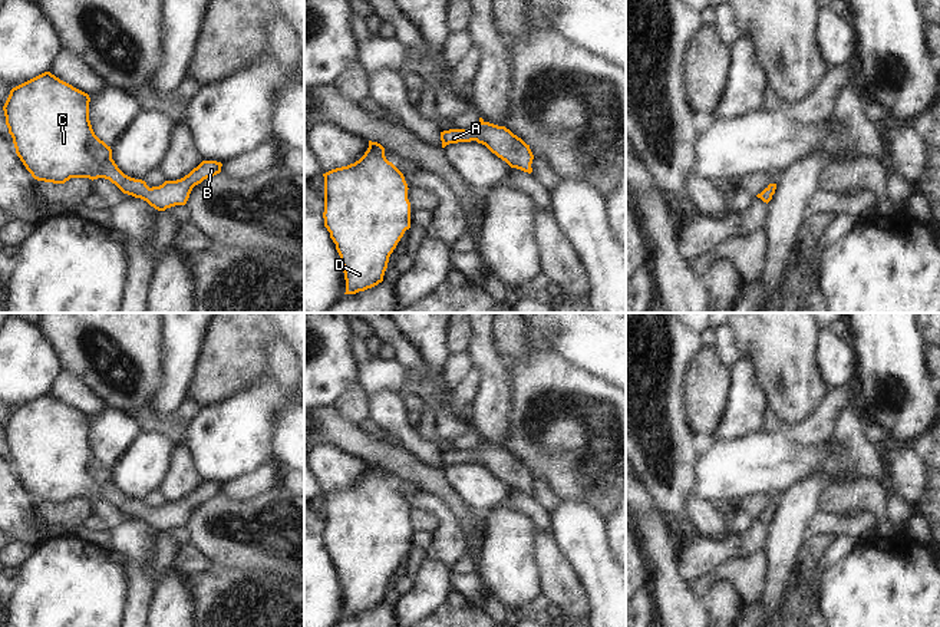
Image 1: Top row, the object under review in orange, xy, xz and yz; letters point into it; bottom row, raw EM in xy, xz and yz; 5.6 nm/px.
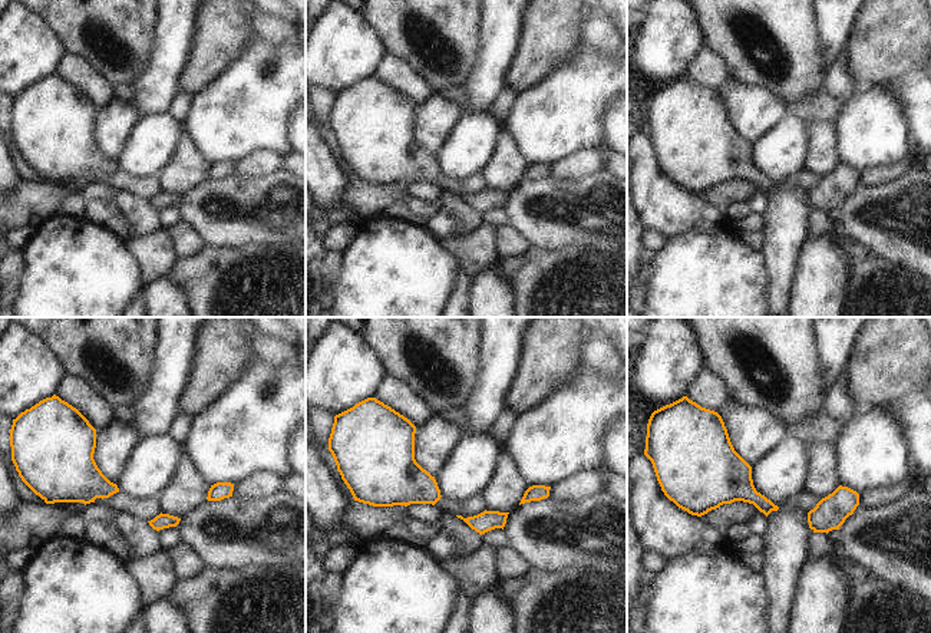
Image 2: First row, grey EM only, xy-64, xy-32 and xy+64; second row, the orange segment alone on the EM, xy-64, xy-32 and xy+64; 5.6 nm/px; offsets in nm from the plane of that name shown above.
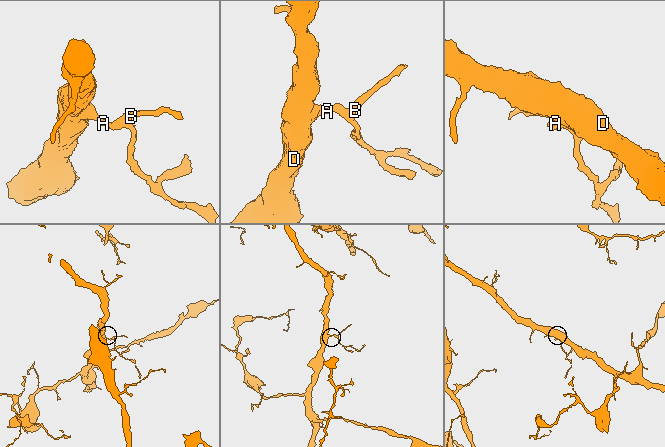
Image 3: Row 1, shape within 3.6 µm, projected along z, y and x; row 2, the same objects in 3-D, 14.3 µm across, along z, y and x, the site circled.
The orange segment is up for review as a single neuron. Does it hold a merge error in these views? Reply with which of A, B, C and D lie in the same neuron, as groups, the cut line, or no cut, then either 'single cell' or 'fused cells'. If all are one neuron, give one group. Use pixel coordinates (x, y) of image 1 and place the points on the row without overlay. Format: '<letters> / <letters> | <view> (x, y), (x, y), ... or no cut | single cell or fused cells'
A B C D | no cut | single cell

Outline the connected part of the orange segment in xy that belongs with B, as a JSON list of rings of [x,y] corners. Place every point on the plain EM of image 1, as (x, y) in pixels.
[[[44,393],[10,412],[3,428],[6,446],[13,459],[16,475],[37,502],[65,505],[70,499],[105,499],[123,515],[146,522],[158,532],[175,527],[185,527],[192,509],[204,501],[221,494],[221,484],[202,482],[188,496],[177,502],[165,502],[149,509],[145,502],[125,496],[112,481],[112,471],[100,462],[89,442],[88,415]]]

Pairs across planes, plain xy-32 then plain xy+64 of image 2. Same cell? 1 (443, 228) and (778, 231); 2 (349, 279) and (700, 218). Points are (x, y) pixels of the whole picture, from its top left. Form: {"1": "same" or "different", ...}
{"1": "same", "2": "different"}

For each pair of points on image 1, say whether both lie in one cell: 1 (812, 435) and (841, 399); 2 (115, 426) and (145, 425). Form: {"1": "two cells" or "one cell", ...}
{"1": "one cell", "2": "two cells"}

